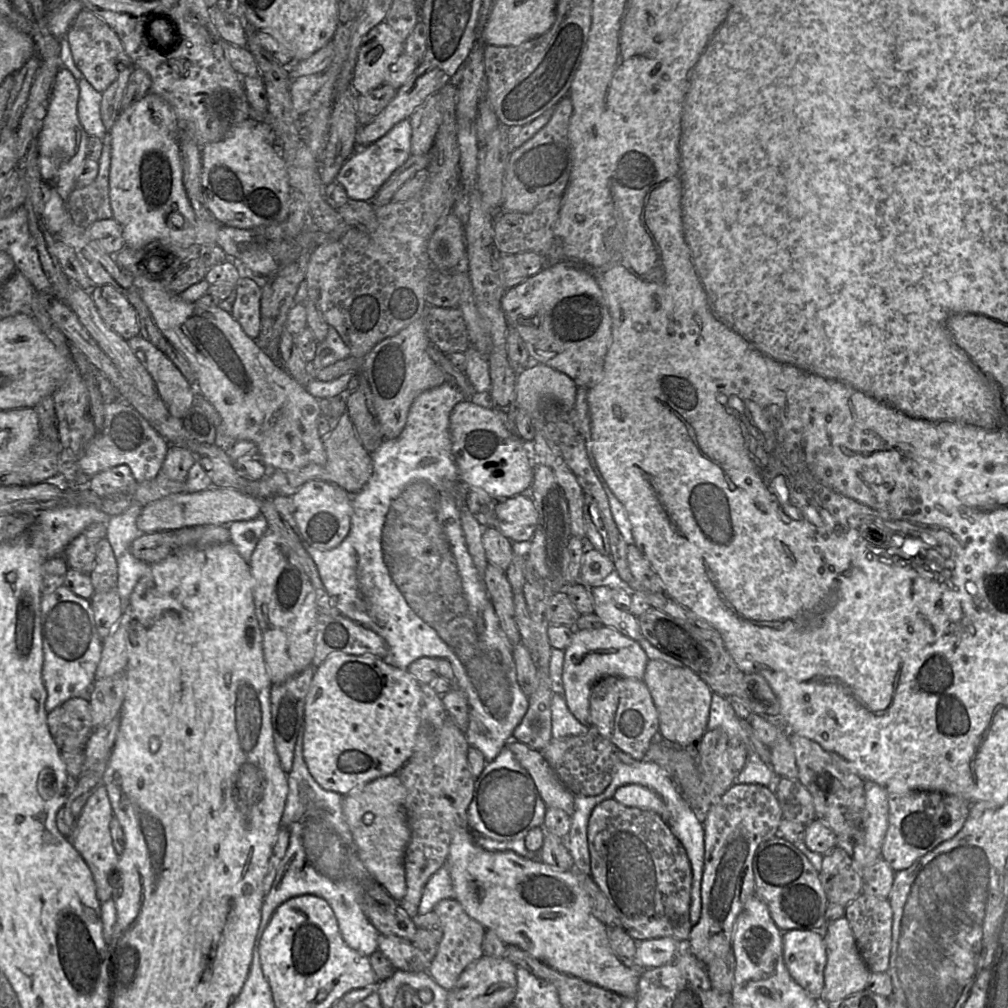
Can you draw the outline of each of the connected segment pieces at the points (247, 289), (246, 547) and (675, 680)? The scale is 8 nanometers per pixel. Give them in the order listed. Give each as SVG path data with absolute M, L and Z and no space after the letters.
M241 278L235 289L235 301L231 315L244 333L255 340L260 333L260 300L262 286L251 278Z
M259 514L251 520L235 521L228 525L230 542L249 564L258 540L268 529L265 517Z
M661 660L648 661L643 681L659 716L659 732L664 740L677 747L696 745L708 731L713 692L691 669L672 666Z

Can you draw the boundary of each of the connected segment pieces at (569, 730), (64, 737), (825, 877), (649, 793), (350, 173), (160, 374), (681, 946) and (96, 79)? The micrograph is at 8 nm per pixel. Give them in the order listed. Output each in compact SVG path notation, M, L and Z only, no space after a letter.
M562 695L551 696L551 734L553 739L586 734L589 726L580 723L569 711Z
M89 700L65 701L48 713L47 725L61 753L83 751L94 730Z
M840 846L823 856L819 878L829 902L846 907L862 893L861 872Z
M628 784L618 788L613 797L624 806L652 811L664 821L669 819L669 811L662 798L647 787Z
M404 119L377 141L357 146L336 175L336 182L344 187L349 199L370 201L391 174L411 156L410 140L411 126L409 119Z
M140 334L127 342L153 378L158 394L169 413L183 420L194 405L191 384L162 351Z
M671 937L637 941L636 957L638 965L644 968L656 968L673 961L681 950L689 950L688 942Z
M85 7L78 13L66 34L73 60L93 88L103 93L118 78L131 60L116 32L99 16Z

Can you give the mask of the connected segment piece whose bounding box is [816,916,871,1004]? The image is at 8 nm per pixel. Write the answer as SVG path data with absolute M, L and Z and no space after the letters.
M846 916L832 923L824 930L822 937L825 942L827 962L821 999L816 1000L829 1004L865 990L871 971L859 954L853 931Z

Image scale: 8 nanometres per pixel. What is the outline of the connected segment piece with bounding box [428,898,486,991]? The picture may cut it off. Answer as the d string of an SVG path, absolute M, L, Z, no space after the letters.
M454 898L440 900L432 911L440 919L443 934L436 954L428 966L428 973L438 985L449 991L454 987L461 973L483 956L482 942L486 929L471 918Z

